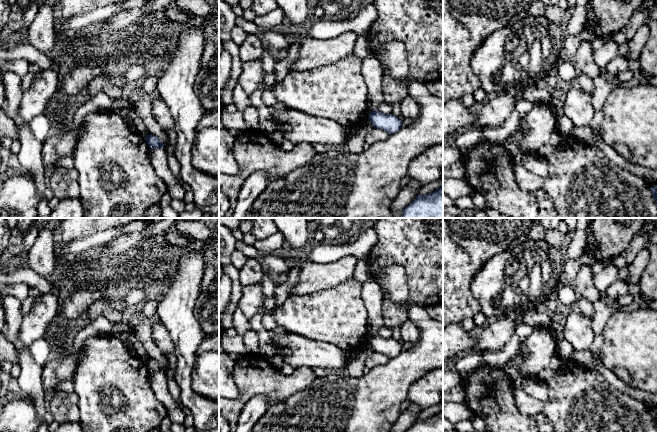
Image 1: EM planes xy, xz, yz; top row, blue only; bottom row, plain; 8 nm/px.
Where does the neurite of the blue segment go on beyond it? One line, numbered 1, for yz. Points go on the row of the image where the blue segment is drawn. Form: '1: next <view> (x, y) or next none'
1: next none

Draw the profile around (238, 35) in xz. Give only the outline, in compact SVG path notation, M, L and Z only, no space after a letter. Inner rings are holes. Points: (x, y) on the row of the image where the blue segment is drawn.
M235 26L230 31L231 40L238 45L241 45L247 38L248 33L241 27Z

